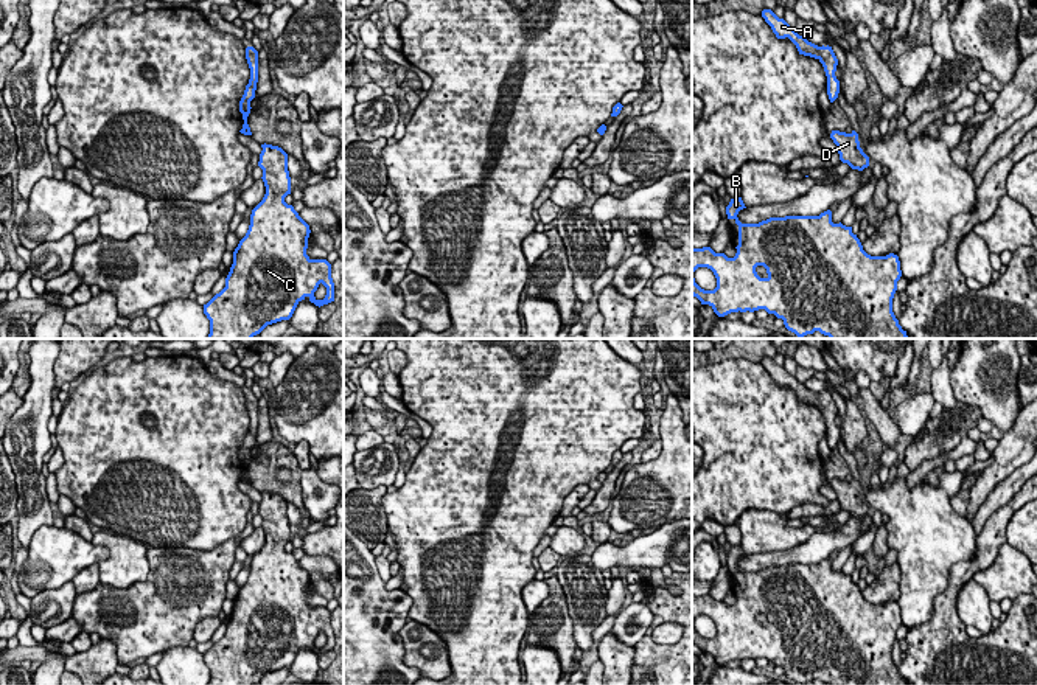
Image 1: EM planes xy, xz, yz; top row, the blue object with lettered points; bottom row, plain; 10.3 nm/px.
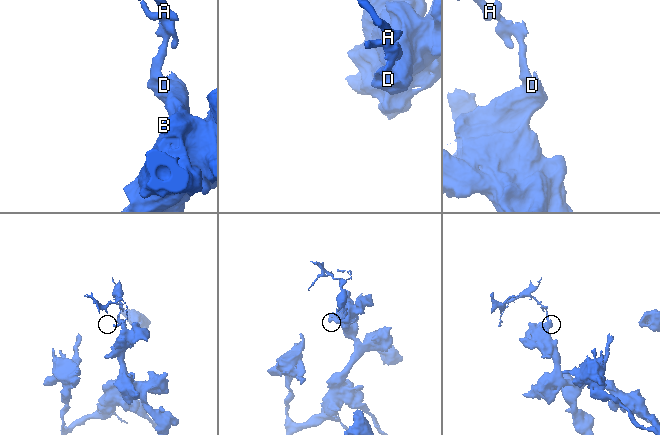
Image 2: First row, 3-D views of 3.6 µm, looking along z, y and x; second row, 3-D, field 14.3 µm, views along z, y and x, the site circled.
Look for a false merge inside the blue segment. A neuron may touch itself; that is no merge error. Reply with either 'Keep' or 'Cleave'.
Keep

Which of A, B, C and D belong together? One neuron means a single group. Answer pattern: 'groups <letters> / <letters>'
groups A B C D

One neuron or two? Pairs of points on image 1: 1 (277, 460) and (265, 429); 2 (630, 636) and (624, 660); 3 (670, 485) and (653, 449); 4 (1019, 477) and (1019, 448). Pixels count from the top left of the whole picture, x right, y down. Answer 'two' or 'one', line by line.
1: two
2: two
3: two
4: two

